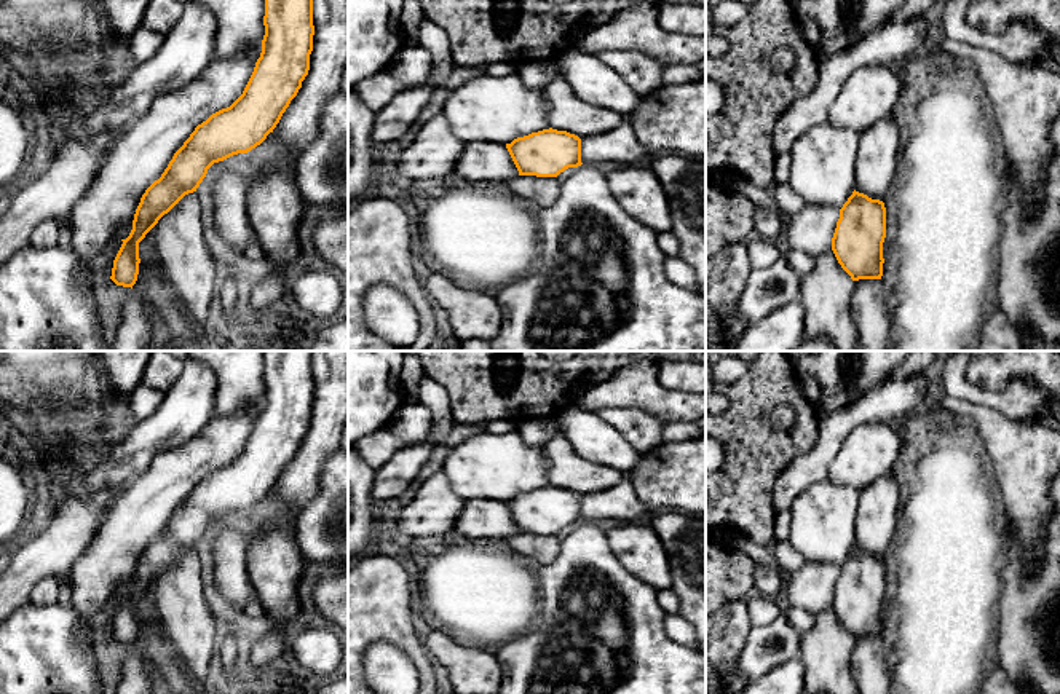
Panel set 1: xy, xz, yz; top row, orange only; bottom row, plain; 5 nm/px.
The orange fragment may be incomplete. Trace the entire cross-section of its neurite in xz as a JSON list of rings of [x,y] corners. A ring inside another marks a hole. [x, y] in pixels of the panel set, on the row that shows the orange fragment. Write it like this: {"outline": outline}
{"outline": [[[549,128],[506,145],[487,140],[465,142],[453,172],[471,183],[508,183],[517,175],[557,177],[581,164],[581,139]]]}

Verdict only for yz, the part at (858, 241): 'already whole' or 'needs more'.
needs more

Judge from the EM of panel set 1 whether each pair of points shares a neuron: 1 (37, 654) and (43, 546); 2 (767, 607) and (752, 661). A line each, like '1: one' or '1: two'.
1: two
2: two

